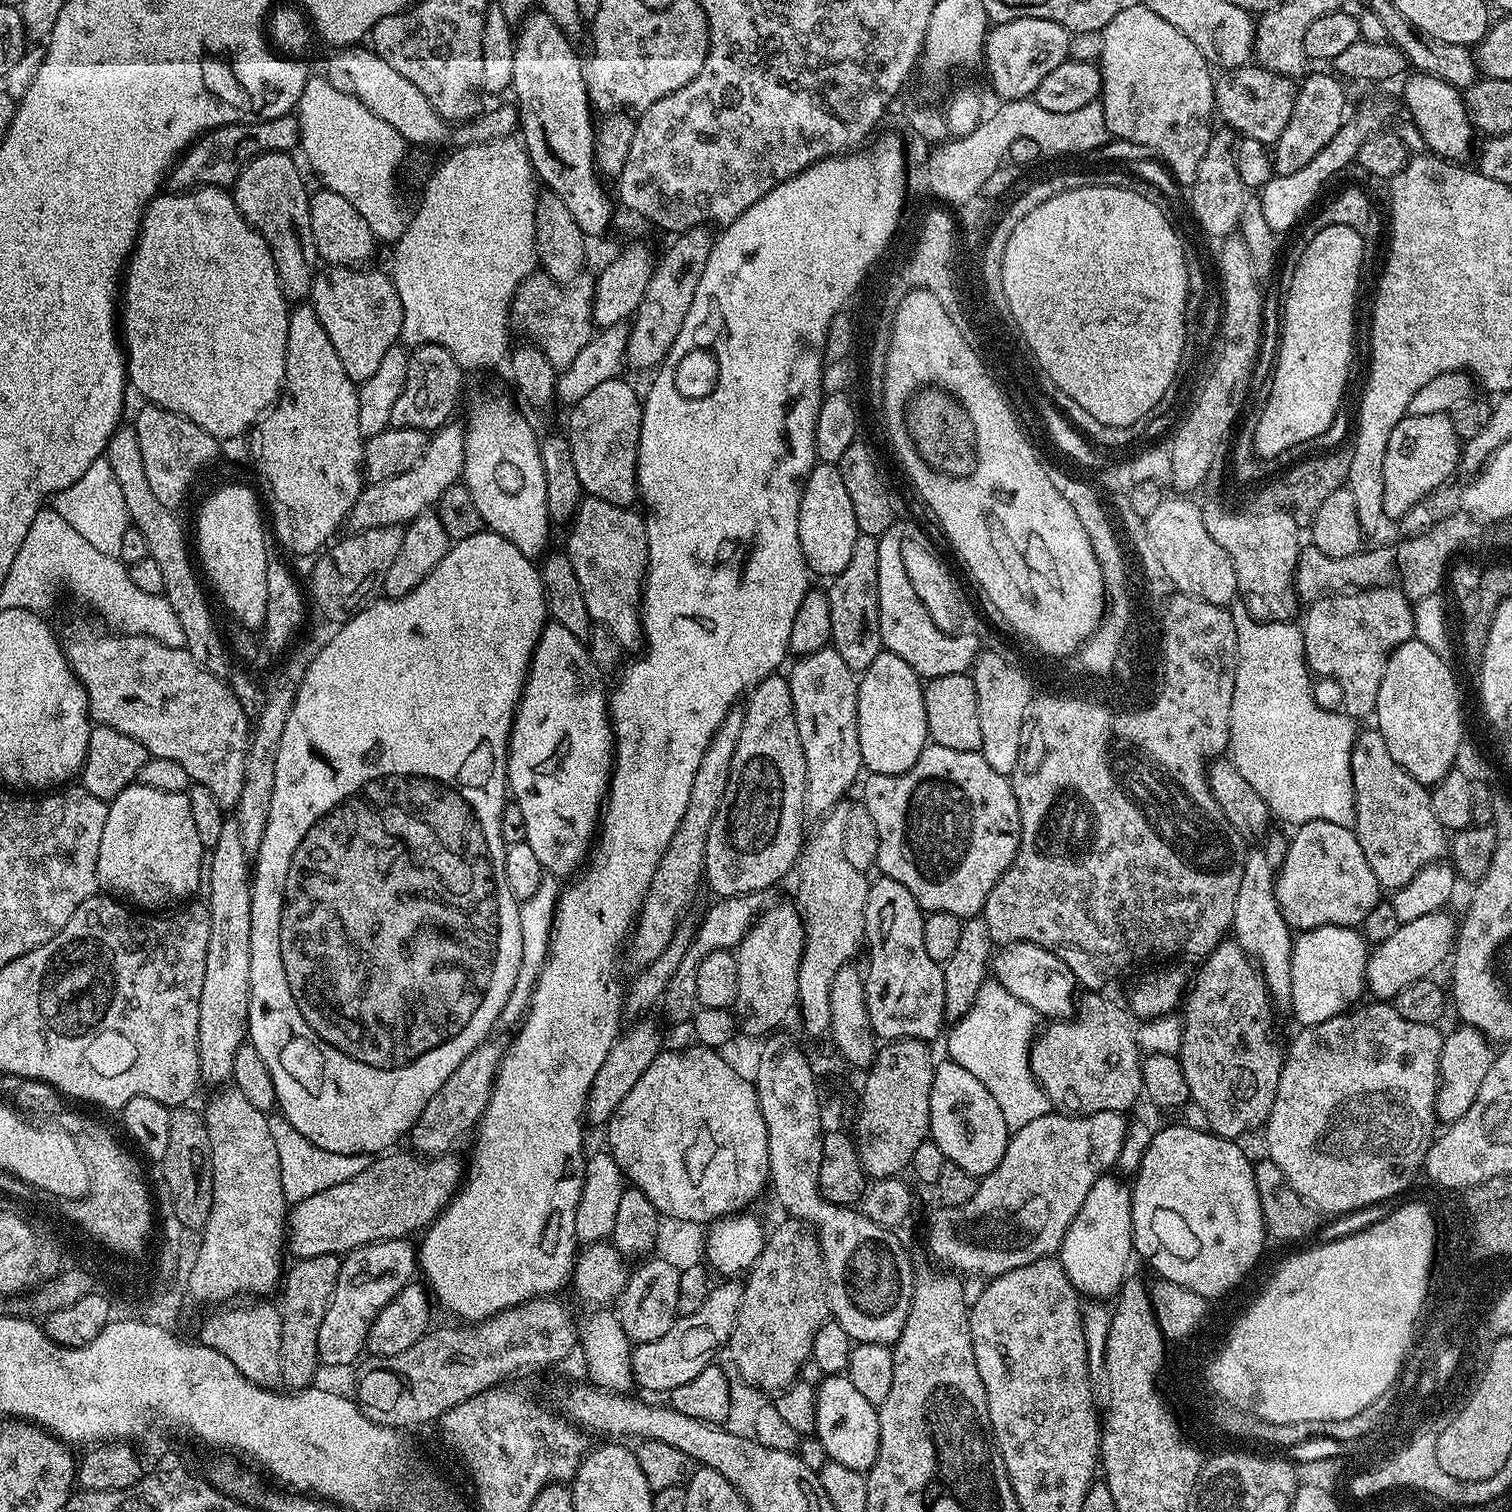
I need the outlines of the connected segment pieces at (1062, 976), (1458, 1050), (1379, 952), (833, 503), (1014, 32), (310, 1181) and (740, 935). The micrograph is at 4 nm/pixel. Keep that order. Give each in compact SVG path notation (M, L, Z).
M1030 942L1005 944L993 955L990 972L997 982L1002 986L1006 986L1006 990L1010 990L1010 994L1014 994L1014 998L1026 1002L1026 1006L1033 1008L1041 1017L1052 1016L1048 1018L1057 1021L1073 1015L1074 1001L1078 996L1076 979L1070 970L1070 966L1066 966L1066 962L1062 962L1062 958L1058 958L1050 950L1046 950L1042 946L1031 944Z
M1459 1026L1452 1033L1445 1035L1440 1041L1440 1081L1436 1087L1436 1119L1447 1126L1458 1122L1478 1094L1478 1086L1490 1074L1490 1066L1494 1059L1494 1048L1489 1037L1475 1026Z
M1441 910L1422 918L1414 918L1414 922L1401 923L1398 930L1394 930L1394 938L1386 938L1386 942L1371 949L1365 983L1367 991L1373 992L1377 1001L1391 1001L1406 986L1429 979L1433 975L1432 971L1443 960L1445 963L1451 957L1458 940L1458 920L1450 913Z
M817 462L804 483L804 493L800 499L800 513L798 514L798 538L809 569L815 575L817 572L820 576L828 576L827 578L836 577L839 572L846 570L846 565L850 563L850 553L854 551L854 542L861 534L858 522L854 518L854 506L850 503L850 493L846 491L846 482L842 482L839 467Z
M1018 18L1005 24L996 24L989 27L988 36L984 39L983 67L988 67L988 76L992 79L992 88L1001 97L1001 101L1023 100L1035 93L1038 82L1046 78L1050 70L1069 59L1068 37L1069 33L1062 26L1042 18Z
M279 1114L269 1115L268 1125L270 1134L274 1134L274 1146L278 1146L278 1162L282 1162L282 1190L289 1202L310 1198L310 1194L322 1194L322 1190L330 1190L330 1186L338 1186L338 1182L346 1182L346 1178L362 1174L370 1162L368 1156L334 1154L330 1150L322 1150L322 1146L314 1146L310 1138L302 1138L302 1134L290 1126L288 1119Z
M751 892L745 896L726 896L709 906L708 913L698 922L696 939L692 941L690 950L686 950L686 958L678 962L678 970L674 970L674 978L670 978L664 992L662 1009L670 1023L687 1025L691 1021L698 1007L698 966L710 954L721 951L722 946L739 946L757 917L769 907L768 898L768 892Z

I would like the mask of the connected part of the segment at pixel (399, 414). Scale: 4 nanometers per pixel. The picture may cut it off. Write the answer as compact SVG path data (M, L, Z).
M437 344L415 347L408 358L406 384L394 402L390 426L427 432L443 427L453 417L451 414L458 404L462 392L462 375L463 368L444 347Z

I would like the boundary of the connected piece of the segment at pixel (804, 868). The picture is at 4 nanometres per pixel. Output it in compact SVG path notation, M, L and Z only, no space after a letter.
M841 802L819 821L820 824L816 828L816 833L811 833L811 836L805 843L800 858L798 867L795 869L794 877L796 876L796 897L800 910L800 917L804 920L804 953L802 954L802 962L798 968L798 1016L804 1019L804 1028L812 1036L820 1036L827 1033L830 1029L830 988L834 982L834 978L838 974L838 970L849 967L853 963L852 960L856 956L856 951L861 951L862 945L865 943L864 938L864 919L866 918L866 894L868 893L868 885L870 883L865 873L854 870L854 866L850 866L850 861L846 859L846 814L848 813L848 804Z

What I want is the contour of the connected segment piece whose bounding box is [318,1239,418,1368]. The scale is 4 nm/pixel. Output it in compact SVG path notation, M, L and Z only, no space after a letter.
M407 1239L379 1240L361 1248L355 1248L347 1253L340 1261L338 1286L334 1286L334 1298L326 1310L326 1318L322 1318L322 1327L318 1329L318 1354L321 1365L329 1364L332 1368L344 1368L352 1364L360 1355L365 1355L368 1343L368 1331L378 1318L378 1314L391 1302L396 1295L408 1284L413 1283L418 1272L418 1252L415 1247L408 1245Z

